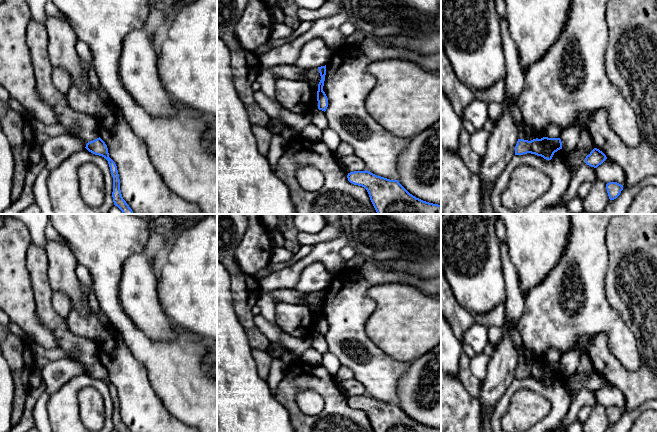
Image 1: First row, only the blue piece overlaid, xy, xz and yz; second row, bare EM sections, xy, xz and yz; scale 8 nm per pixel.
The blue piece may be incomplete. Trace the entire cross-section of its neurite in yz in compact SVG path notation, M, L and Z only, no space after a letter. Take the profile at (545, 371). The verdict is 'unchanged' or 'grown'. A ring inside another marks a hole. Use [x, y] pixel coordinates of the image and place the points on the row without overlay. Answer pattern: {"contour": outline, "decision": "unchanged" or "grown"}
{"contour": "M543 361L541 363L533 363L531 365L518 363L515 370L515 379L523 379L527 377L541 380L546 384L551 384L554 377L562 373L560 362Z", "decision": "unchanged"}

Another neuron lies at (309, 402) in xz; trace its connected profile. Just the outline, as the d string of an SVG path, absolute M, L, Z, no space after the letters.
M302 390L296 395L298 408L307 415L317 415L320 413L325 402L320 394L314 390Z

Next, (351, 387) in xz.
M334 376L334 380L340 391L346 396L365 395L367 394L365 387L356 379L342 380Z

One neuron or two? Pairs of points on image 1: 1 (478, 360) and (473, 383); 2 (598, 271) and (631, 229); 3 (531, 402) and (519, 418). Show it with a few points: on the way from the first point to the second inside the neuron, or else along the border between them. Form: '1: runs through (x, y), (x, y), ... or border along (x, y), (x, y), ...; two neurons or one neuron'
1: border along (470, 359), (470, 370), (481, 381); two neurons
2: border along (607, 234), (608, 266), (604, 280); two neurons
3: runs through (527, 406), (521, 414); one neuron

